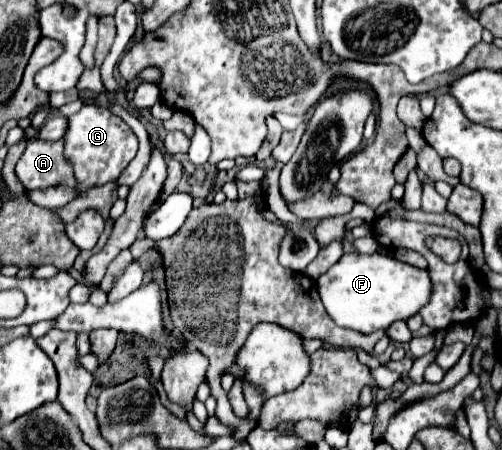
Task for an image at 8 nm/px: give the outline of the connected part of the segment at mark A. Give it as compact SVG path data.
M28 139L26 149L16 165L20 183L32 191L48 185L72 185L72 165L64 159L64 141Z

